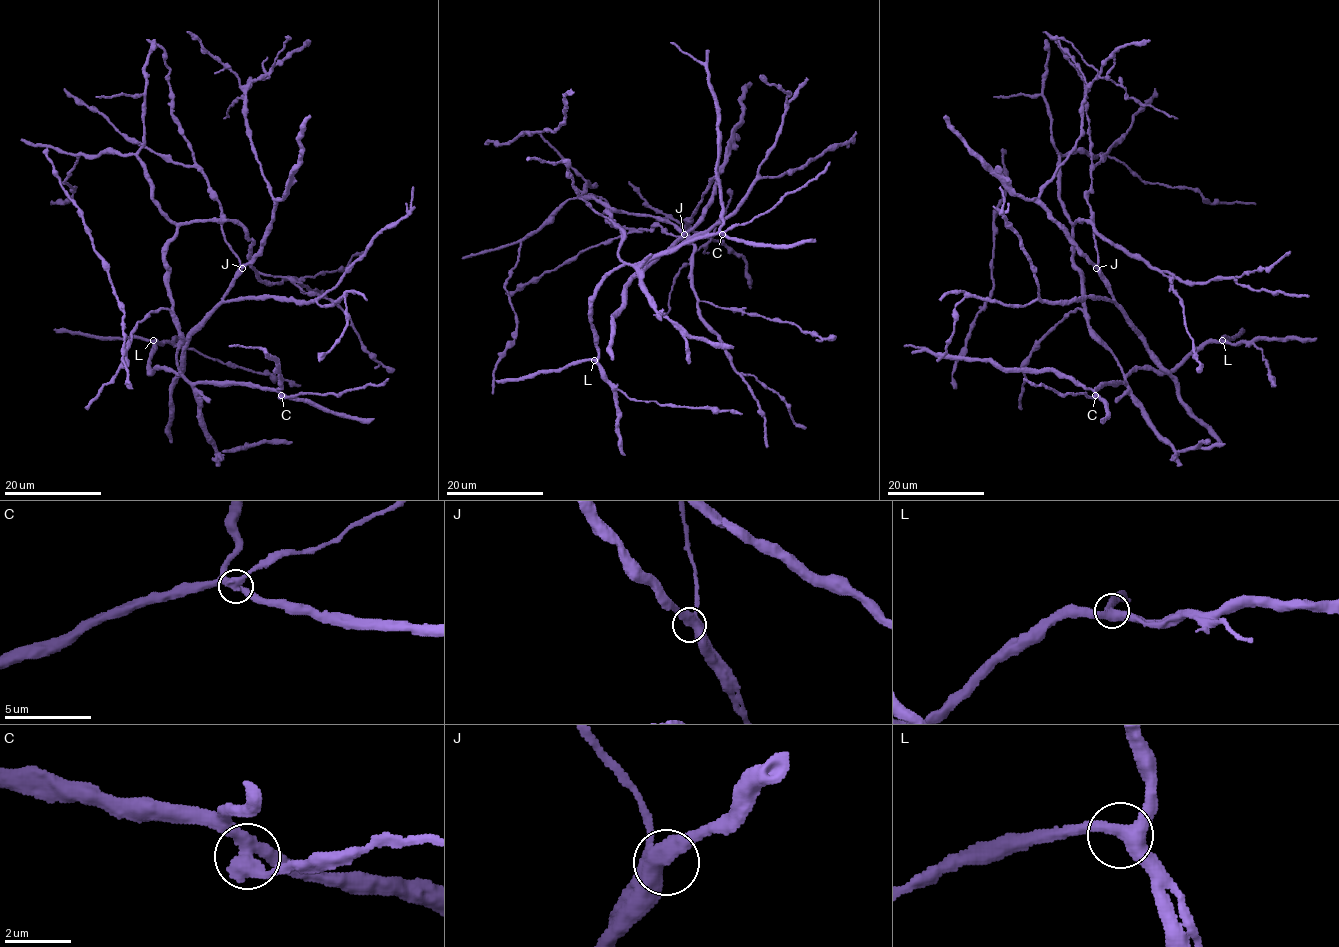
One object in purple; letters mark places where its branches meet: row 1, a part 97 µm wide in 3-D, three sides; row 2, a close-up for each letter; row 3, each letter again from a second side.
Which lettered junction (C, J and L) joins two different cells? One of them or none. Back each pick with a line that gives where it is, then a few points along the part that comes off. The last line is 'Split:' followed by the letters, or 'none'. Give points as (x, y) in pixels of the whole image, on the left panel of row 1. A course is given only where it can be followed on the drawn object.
C: Place: (281, 395). Course of the part to remove: (281, 395), (288, 397), (303, 394), (341, 394), (370, 384), (379, 385), (388, 378)
Split: C

